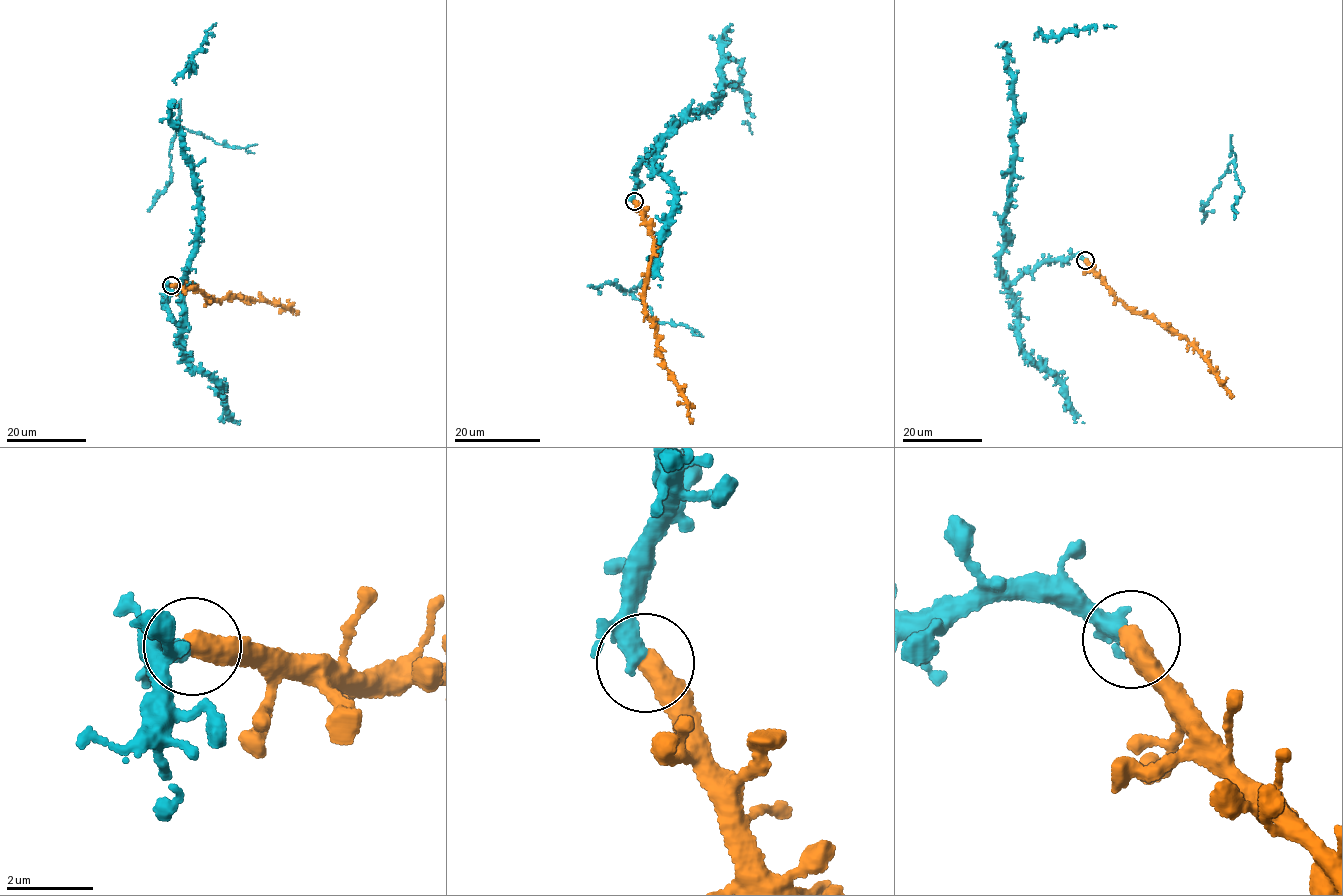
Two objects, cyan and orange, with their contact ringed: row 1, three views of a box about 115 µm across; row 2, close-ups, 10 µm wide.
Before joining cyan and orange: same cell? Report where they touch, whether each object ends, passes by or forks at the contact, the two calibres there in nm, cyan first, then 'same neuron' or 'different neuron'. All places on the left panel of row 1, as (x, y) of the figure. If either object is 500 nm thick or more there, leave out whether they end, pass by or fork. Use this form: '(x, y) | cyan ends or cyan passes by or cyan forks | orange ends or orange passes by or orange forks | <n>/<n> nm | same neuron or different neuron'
(171, 285) | 320/500 nm | same neuron

